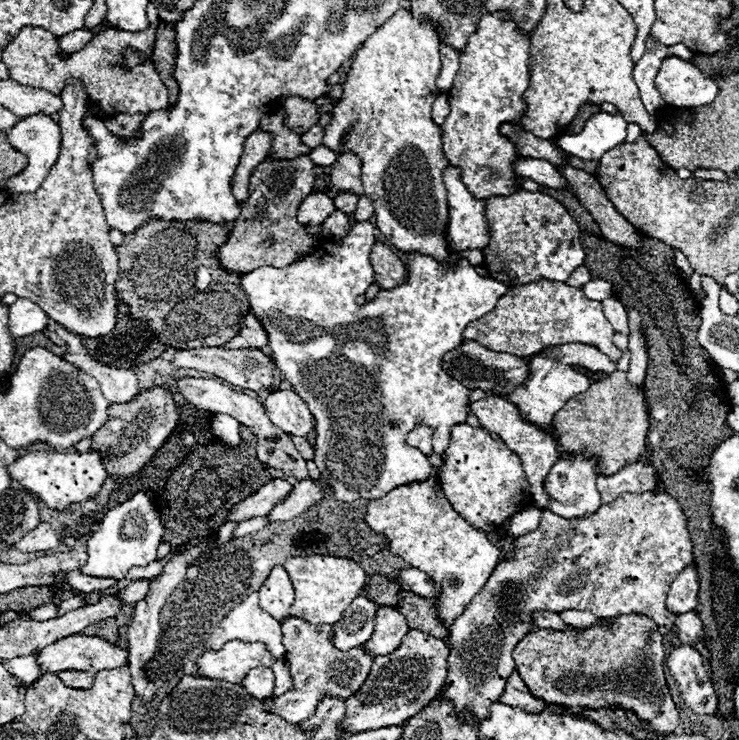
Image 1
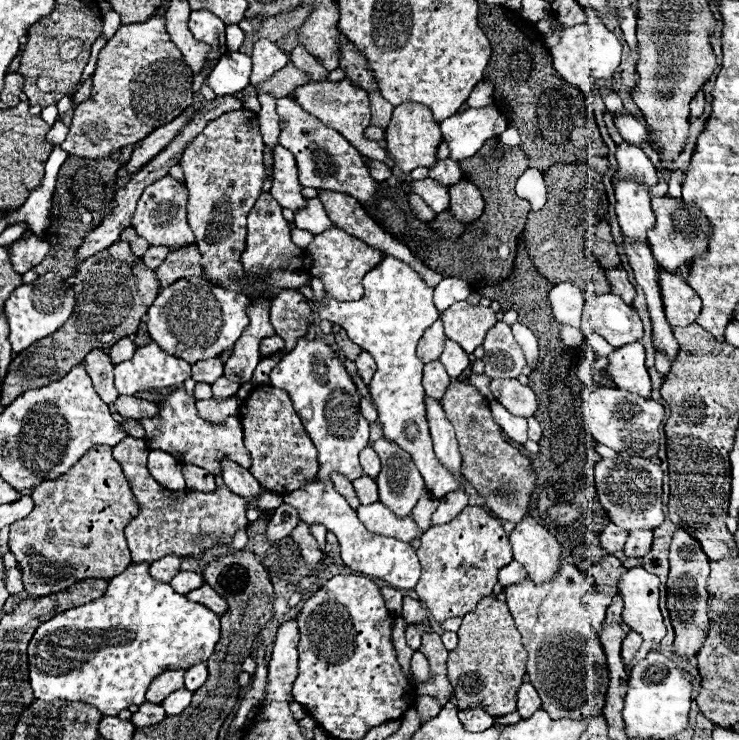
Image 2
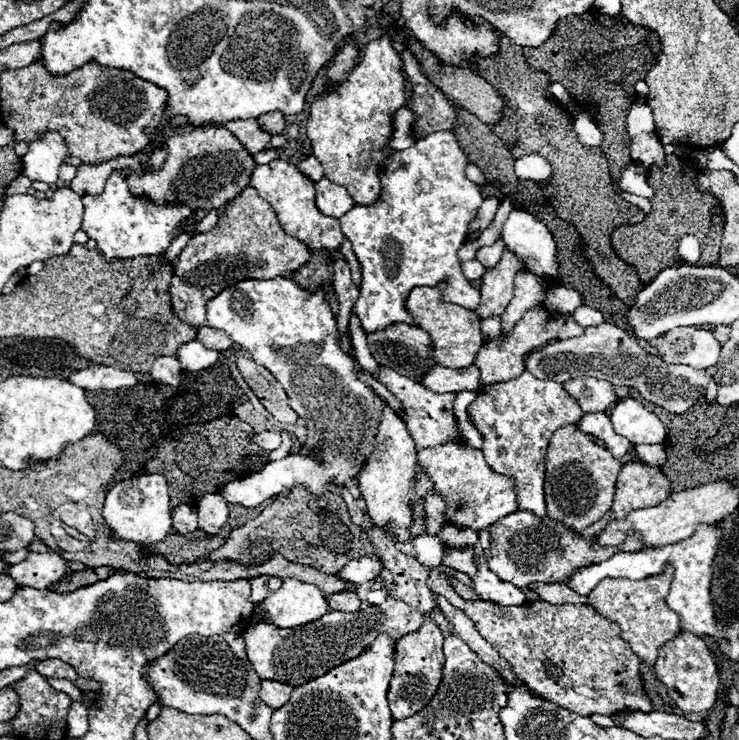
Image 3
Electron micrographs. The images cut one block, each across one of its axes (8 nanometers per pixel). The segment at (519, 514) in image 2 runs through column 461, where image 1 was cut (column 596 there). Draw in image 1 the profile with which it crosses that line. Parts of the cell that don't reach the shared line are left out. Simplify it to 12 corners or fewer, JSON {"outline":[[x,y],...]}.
{"outline":[[626,372],[554,416],[560,452],[594,452],[598,474],[646,456],[648,402]]}

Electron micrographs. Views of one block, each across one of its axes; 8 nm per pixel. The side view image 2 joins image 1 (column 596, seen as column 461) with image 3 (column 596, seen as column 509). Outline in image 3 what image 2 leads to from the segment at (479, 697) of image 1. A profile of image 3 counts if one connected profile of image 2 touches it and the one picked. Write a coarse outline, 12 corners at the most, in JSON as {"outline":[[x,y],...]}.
{"outline":[[512,512],[490,526],[488,568],[520,590],[640,552],[604,548],[562,522]]}

